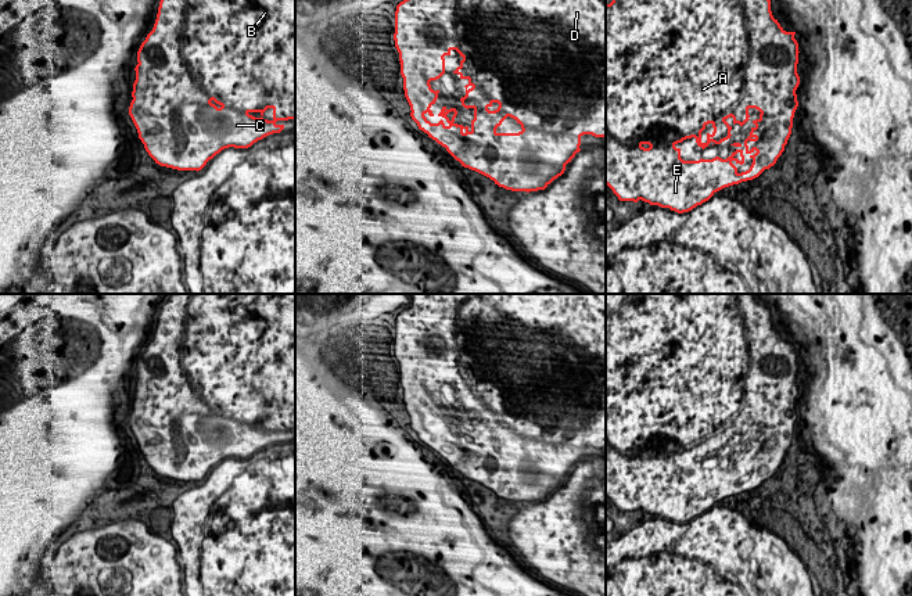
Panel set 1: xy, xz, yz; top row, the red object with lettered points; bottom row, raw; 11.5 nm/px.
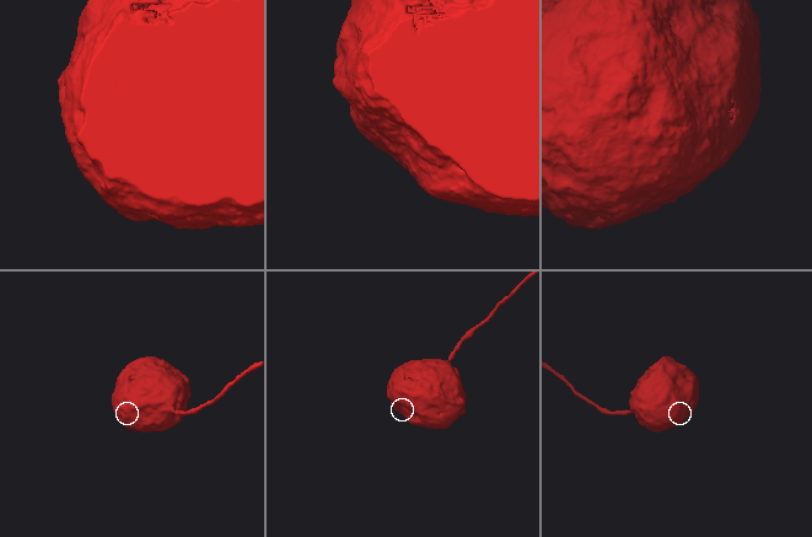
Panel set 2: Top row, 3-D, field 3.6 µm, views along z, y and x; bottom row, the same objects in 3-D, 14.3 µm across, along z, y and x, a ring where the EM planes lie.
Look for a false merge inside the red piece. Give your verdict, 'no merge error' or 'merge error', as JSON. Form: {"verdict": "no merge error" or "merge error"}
{"verdict": "no merge error"}

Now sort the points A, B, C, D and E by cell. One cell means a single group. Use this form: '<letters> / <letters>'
A B C D E

